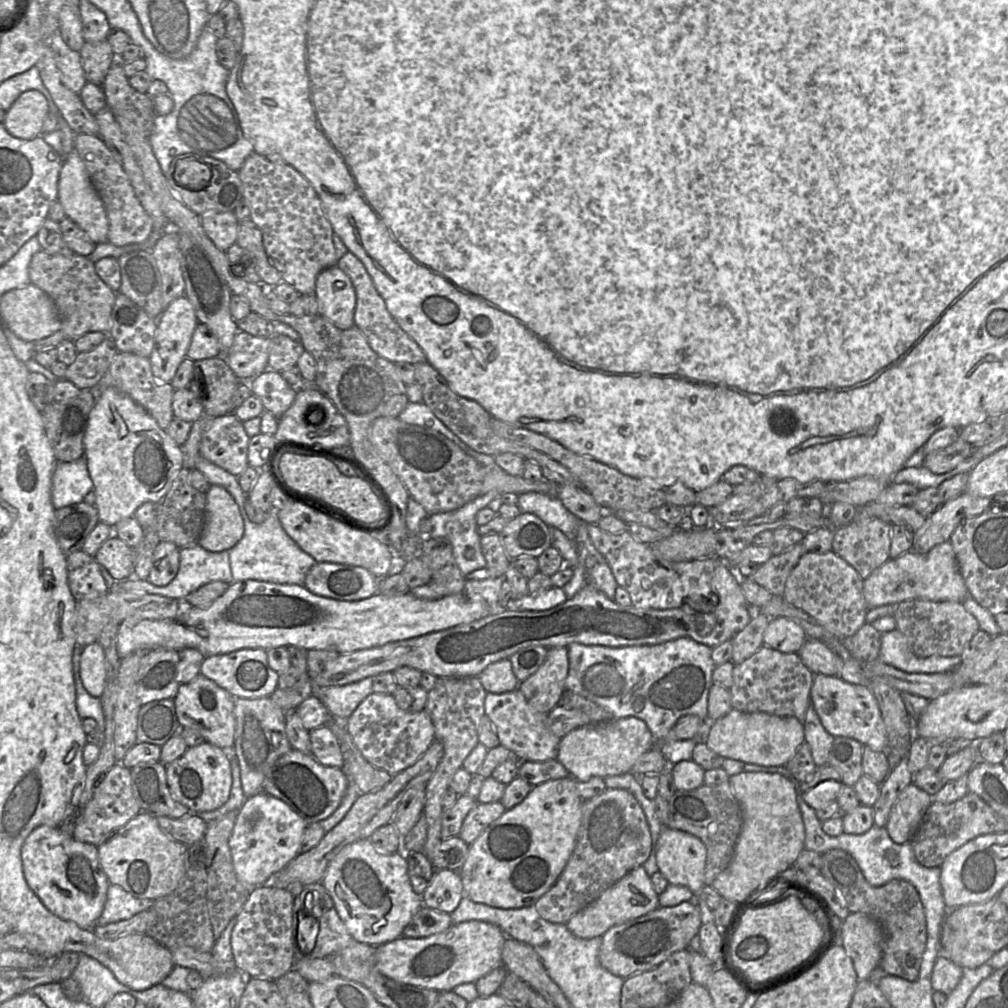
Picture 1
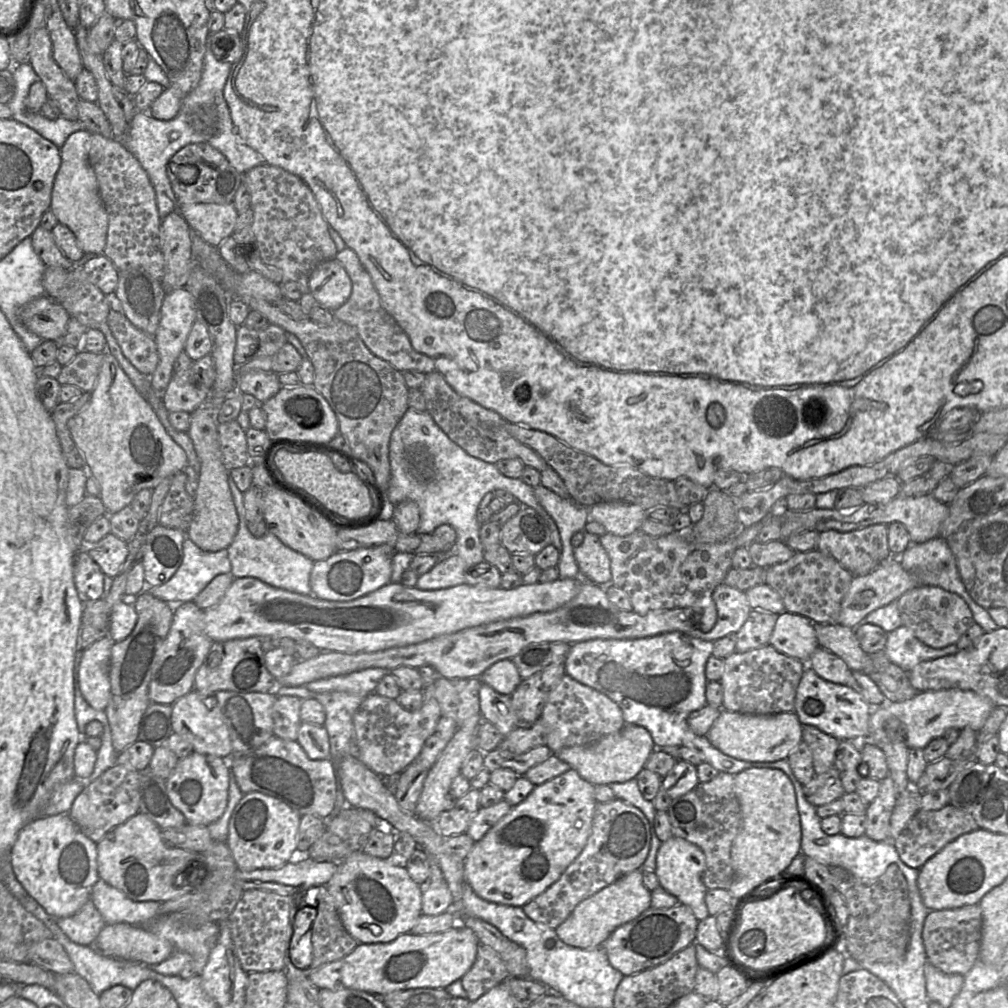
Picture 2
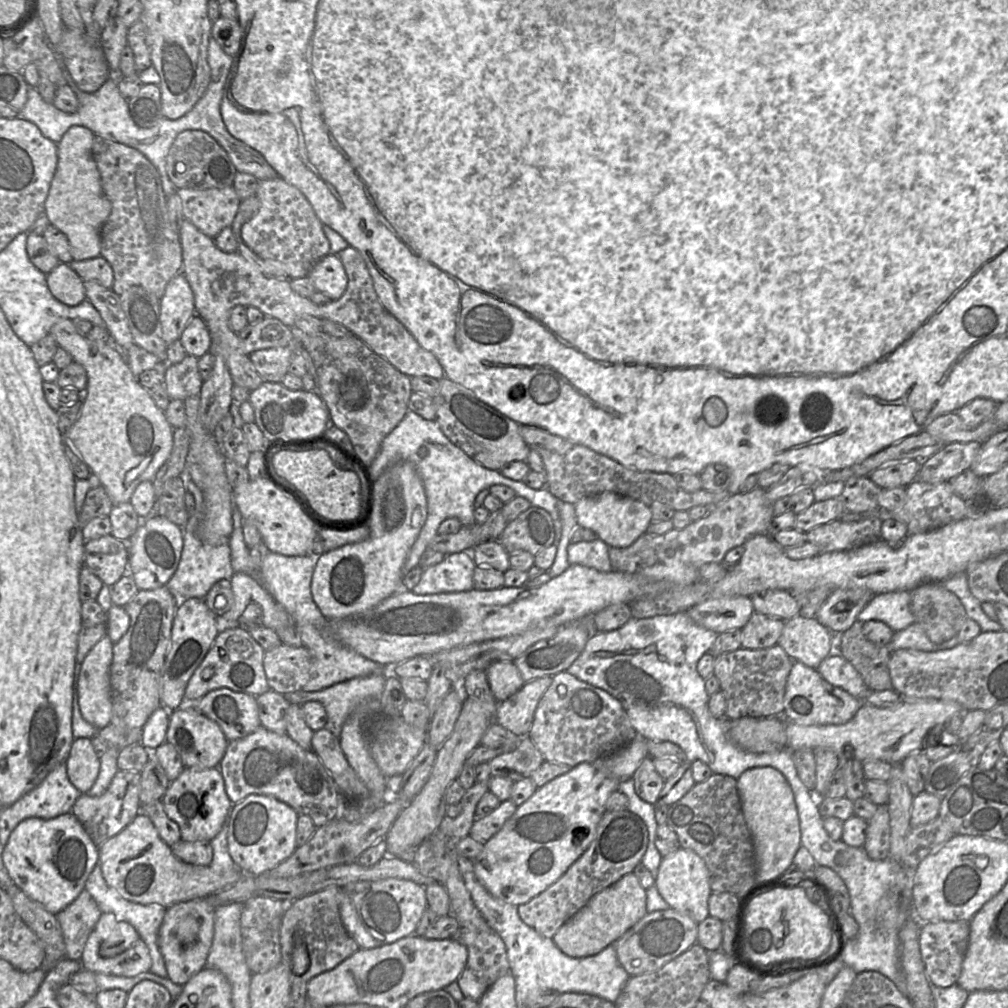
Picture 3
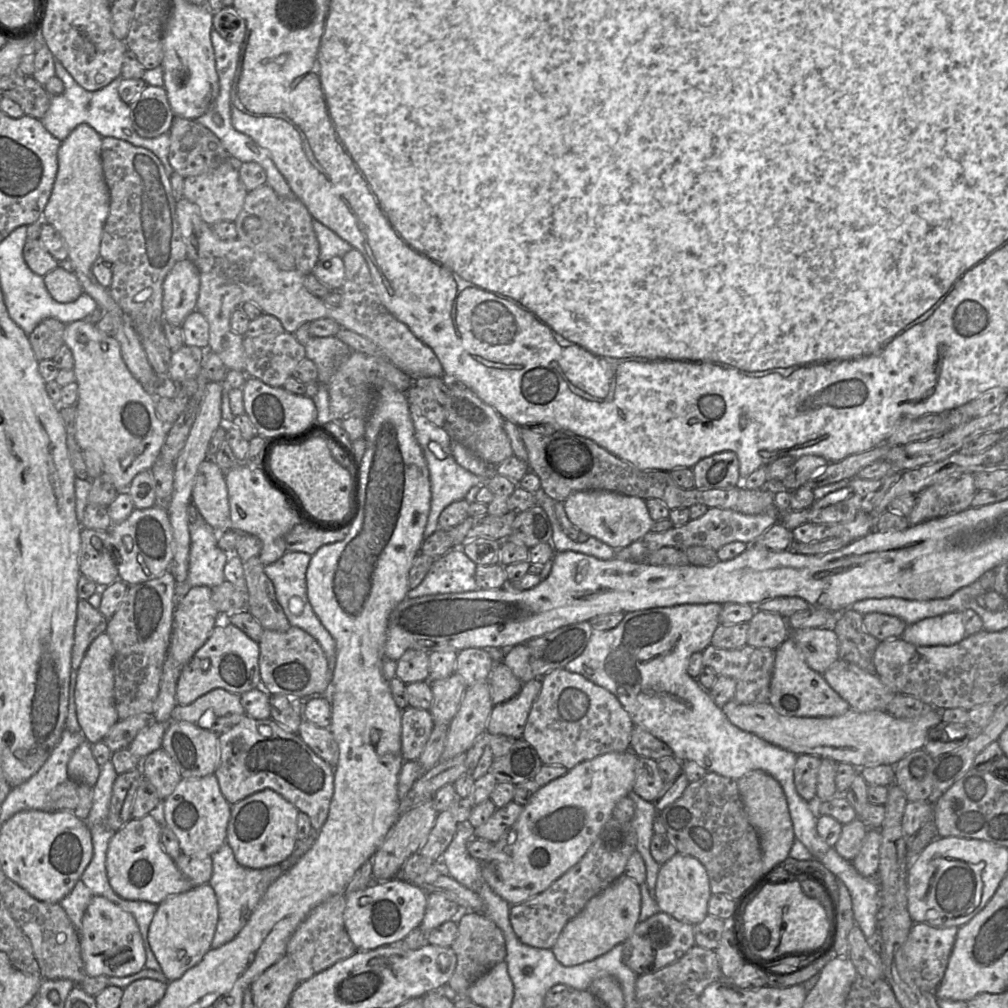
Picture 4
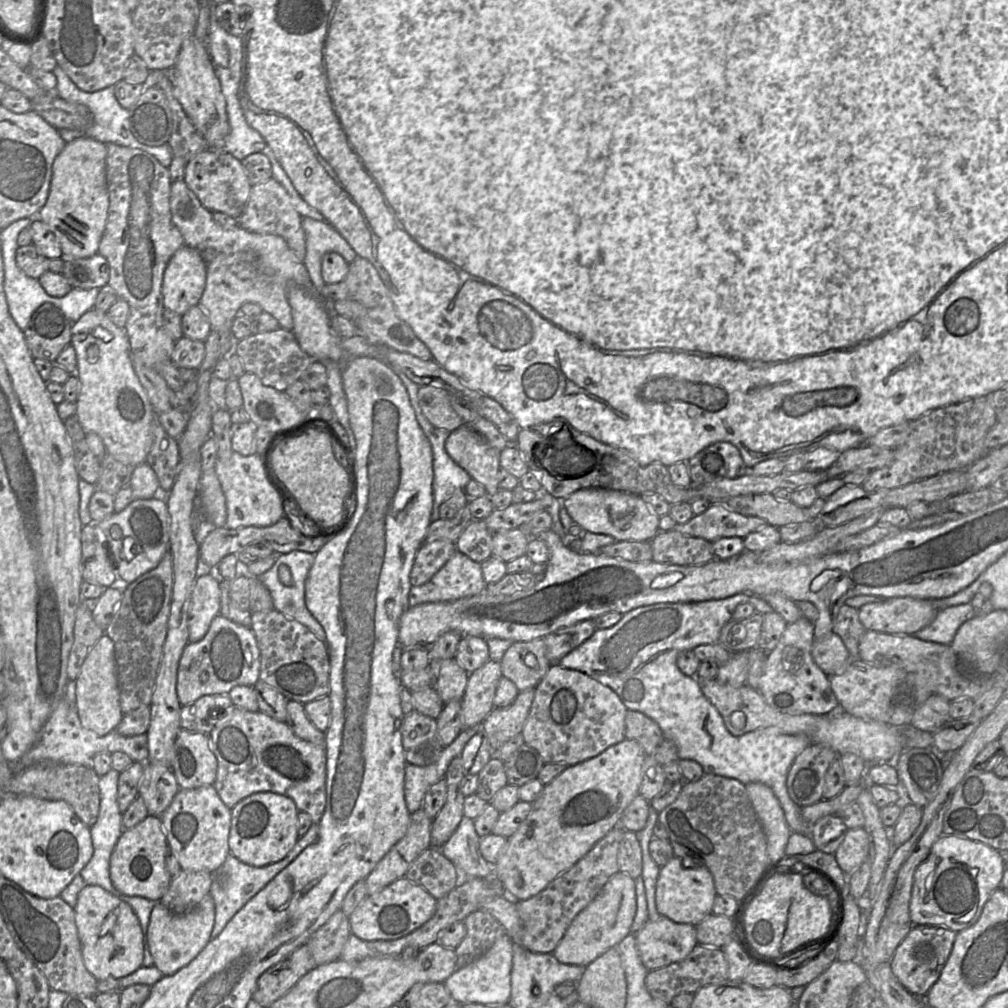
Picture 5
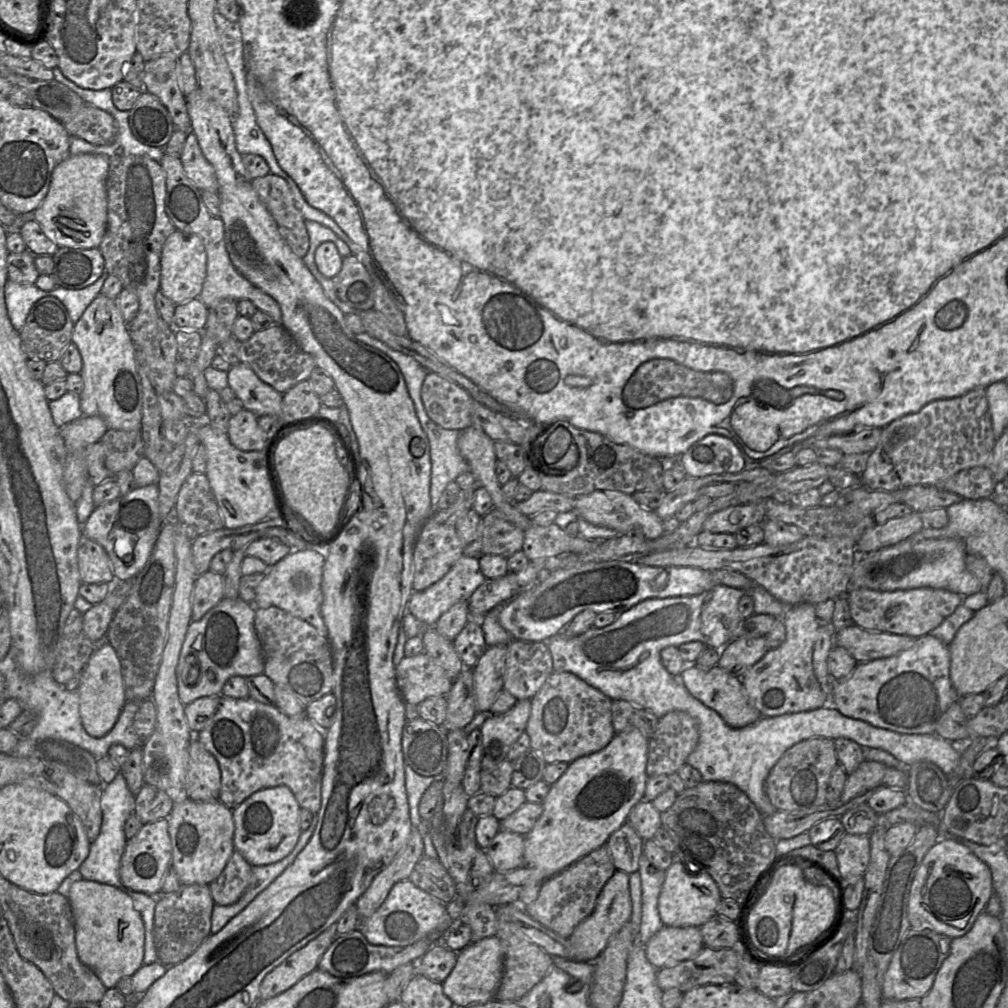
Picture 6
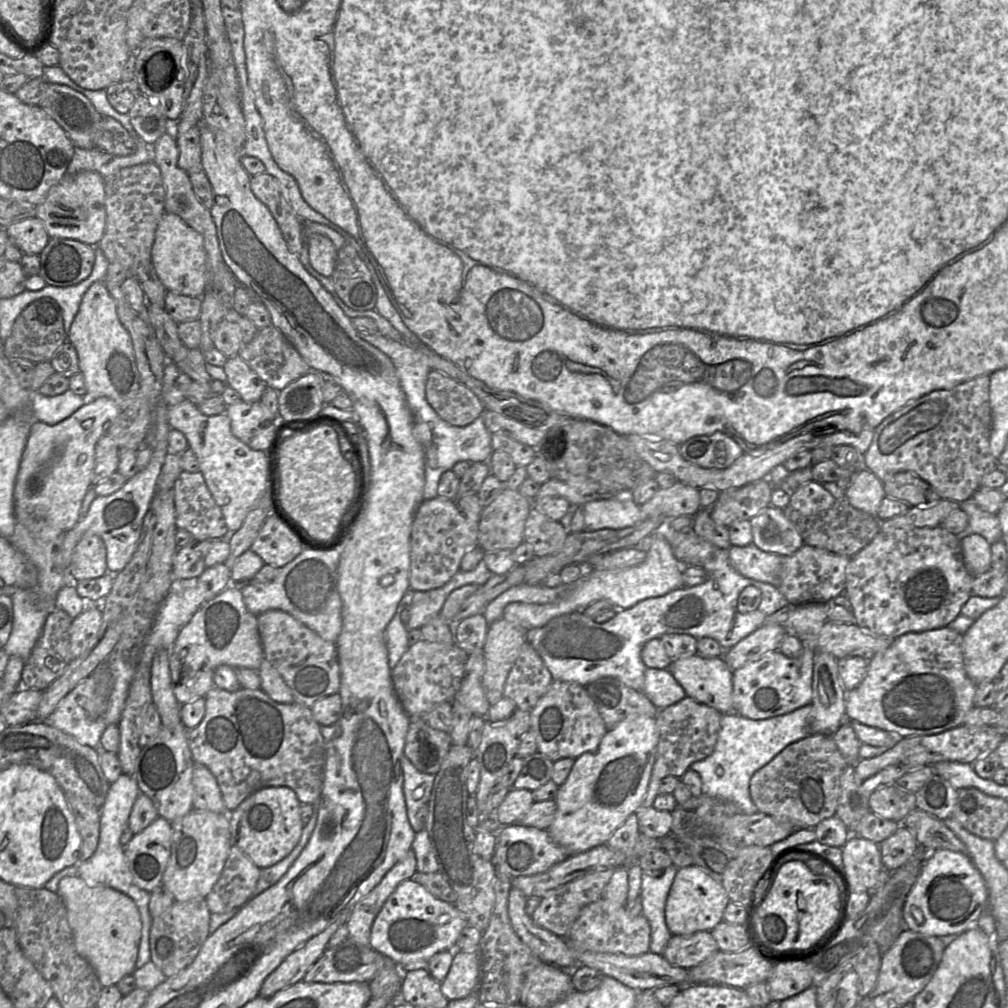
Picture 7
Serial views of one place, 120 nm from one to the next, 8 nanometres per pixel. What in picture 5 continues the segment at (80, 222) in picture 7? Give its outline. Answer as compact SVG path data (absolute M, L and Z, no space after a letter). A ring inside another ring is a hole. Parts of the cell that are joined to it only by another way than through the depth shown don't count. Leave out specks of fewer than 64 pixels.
M80 137L66 143L52 164L49 194L36 218L52 230L66 258L87 258L98 253L109 210L106 156L106 144Z

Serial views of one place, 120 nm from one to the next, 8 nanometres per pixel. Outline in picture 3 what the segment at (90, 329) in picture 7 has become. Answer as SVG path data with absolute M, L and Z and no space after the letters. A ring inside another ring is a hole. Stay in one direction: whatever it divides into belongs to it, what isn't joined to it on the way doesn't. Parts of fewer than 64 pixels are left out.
M66 318L58 320L49 333L55 338L58 346L67 350L87 373L87 386L85 391L82 391L82 409L70 429L69 437L91 473L99 477L113 506L130 502L136 487L143 481L153 482L157 471L168 459L173 448L174 428L168 422L165 412L155 403L150 388L141 383L115 342L114 346L108 346L104 342L93 342L80 335L74 322Z

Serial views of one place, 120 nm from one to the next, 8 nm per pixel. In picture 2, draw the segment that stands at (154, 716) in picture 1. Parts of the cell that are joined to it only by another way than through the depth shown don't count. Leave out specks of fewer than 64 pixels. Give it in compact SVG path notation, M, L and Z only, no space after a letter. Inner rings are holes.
M151 703L140 724L138 740L150 744L155 749L166 745L172 735L172 705Z

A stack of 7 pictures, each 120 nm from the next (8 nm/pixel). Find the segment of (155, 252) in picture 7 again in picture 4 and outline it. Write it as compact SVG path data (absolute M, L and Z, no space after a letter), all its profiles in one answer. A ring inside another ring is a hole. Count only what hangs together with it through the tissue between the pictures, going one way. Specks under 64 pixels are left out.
M187 258L178 261L163 282L164 322L181 326L186 317L196 310L199 289L198 268Z

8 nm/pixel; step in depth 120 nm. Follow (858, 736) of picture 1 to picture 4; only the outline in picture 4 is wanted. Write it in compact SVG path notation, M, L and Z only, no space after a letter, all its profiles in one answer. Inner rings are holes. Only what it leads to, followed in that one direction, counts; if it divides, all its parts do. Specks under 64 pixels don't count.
M791 636L775 649L769 703L781 715L792 717L835 717L850 709L848 702L831 688L823 675L808 666L804 654Z

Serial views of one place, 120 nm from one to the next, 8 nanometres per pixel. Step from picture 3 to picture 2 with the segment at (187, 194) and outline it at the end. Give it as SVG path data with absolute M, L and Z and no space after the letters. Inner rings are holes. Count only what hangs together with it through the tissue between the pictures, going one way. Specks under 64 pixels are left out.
M233 202L180 204L179 211L192 231L214 247L232 235L239 215Z

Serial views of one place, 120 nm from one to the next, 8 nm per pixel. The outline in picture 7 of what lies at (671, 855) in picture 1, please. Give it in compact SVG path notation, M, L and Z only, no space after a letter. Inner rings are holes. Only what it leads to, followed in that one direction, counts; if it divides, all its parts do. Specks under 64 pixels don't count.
M696 865L679 868L666 901L666 925L672 935L687 936L698 931L711 931L723 921L724 910L729 902L725 888L702 868Z

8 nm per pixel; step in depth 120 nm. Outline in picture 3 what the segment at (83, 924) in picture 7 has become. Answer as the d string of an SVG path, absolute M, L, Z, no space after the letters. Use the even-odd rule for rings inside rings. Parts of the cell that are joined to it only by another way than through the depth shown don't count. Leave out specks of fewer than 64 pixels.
M102 912L86 941L80 963L81 969L94 973L133 977L149 971L152 961L147 945L131 924L113 913Z

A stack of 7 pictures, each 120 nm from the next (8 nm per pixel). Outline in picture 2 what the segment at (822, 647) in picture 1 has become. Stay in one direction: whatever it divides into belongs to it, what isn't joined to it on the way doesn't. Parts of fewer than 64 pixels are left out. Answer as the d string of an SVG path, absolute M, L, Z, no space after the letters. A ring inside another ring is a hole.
M821 646L808 659L807 665L824 680L849 686L853 671L843 659Z

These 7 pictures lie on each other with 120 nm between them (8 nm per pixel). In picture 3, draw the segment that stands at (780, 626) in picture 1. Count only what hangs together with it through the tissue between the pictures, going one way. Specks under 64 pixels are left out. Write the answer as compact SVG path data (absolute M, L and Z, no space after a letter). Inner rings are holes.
M799 614L785 621L782 634L778 640L780 645L793 661L799 661L816 669L830 654L836 651L836 636L813 616Z

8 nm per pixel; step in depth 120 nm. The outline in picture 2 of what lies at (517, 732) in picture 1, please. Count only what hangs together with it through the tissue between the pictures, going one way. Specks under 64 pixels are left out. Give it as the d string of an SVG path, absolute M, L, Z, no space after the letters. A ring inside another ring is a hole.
M482 683L479 701L483 720L493 724L503 736L523 724L512 708L509 695L499 694L490 686Z

